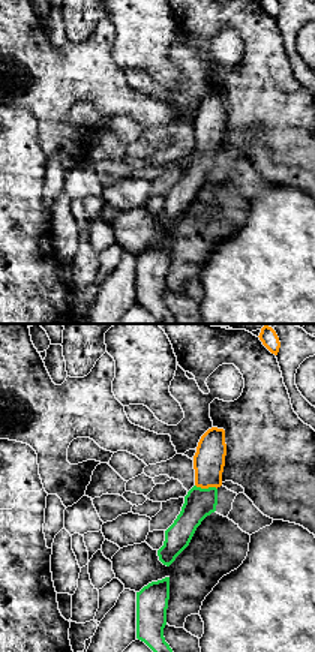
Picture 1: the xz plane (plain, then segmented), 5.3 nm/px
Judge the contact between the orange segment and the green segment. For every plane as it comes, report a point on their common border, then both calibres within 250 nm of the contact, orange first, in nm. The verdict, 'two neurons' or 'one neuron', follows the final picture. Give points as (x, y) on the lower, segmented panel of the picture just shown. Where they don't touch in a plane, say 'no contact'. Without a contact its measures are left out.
contact (206, 487); calibres 170 and 160 nm

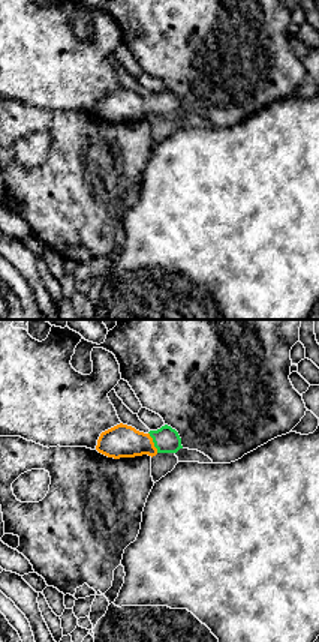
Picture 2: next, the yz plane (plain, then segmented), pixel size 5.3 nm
contact (153, 443); calibres 180 and 140 nm

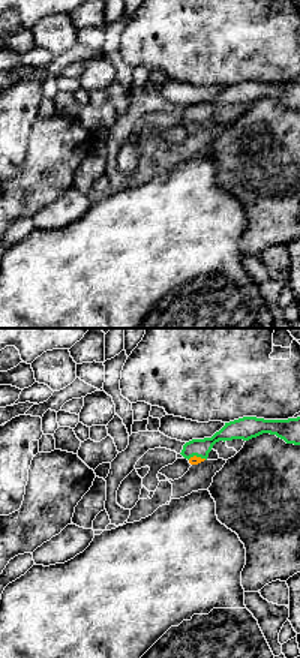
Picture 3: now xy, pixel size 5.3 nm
contact (197, 457); calibres 50 and 100 nm

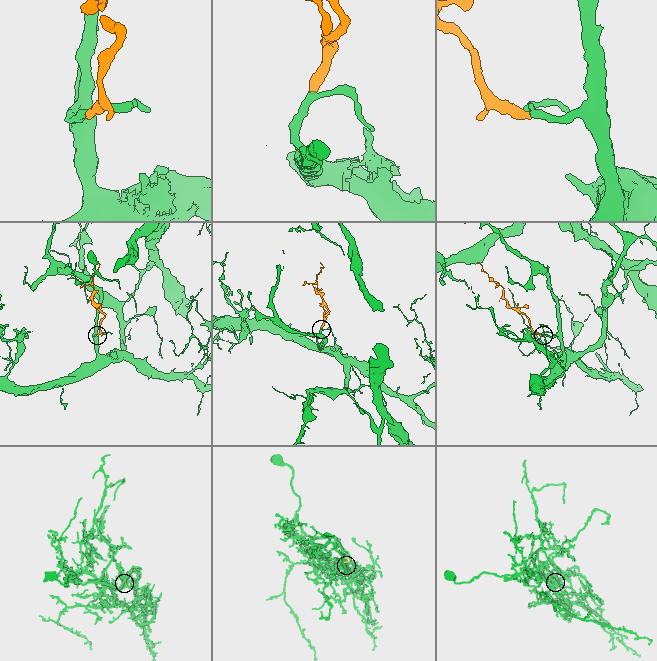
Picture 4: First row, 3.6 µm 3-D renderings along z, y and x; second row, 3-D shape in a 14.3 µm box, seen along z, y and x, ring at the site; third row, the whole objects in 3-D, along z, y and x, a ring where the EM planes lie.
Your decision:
one neuron

